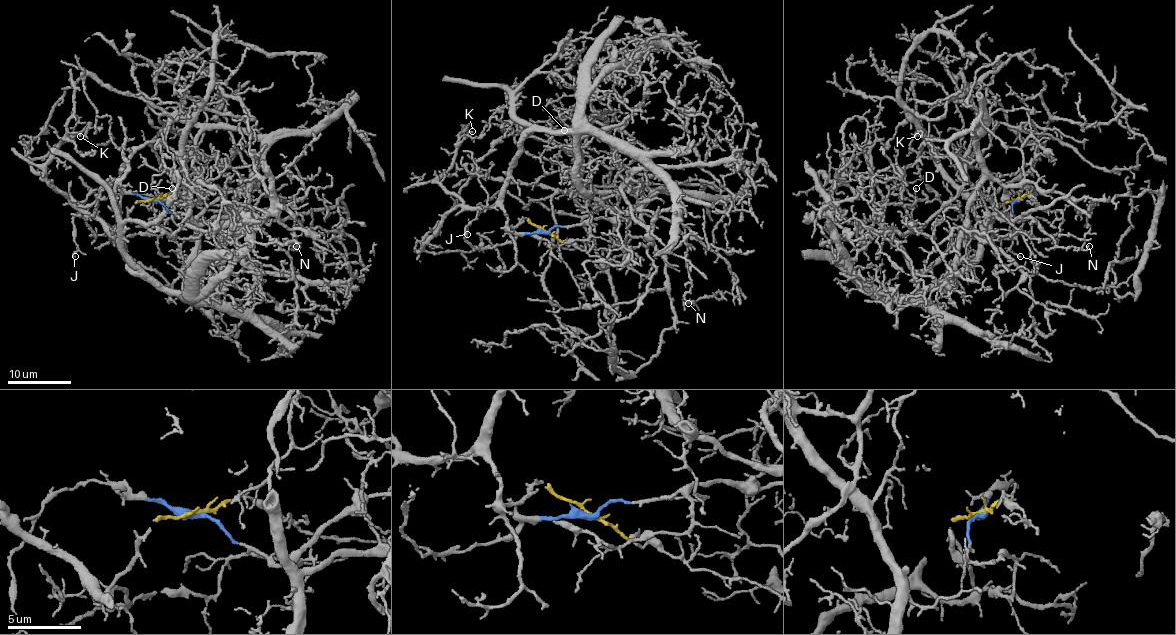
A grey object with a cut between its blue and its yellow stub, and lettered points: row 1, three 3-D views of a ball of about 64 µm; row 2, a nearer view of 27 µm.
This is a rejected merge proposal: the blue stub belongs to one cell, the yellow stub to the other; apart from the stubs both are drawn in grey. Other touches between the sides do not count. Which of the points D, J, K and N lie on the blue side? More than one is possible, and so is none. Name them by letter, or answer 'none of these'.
J

